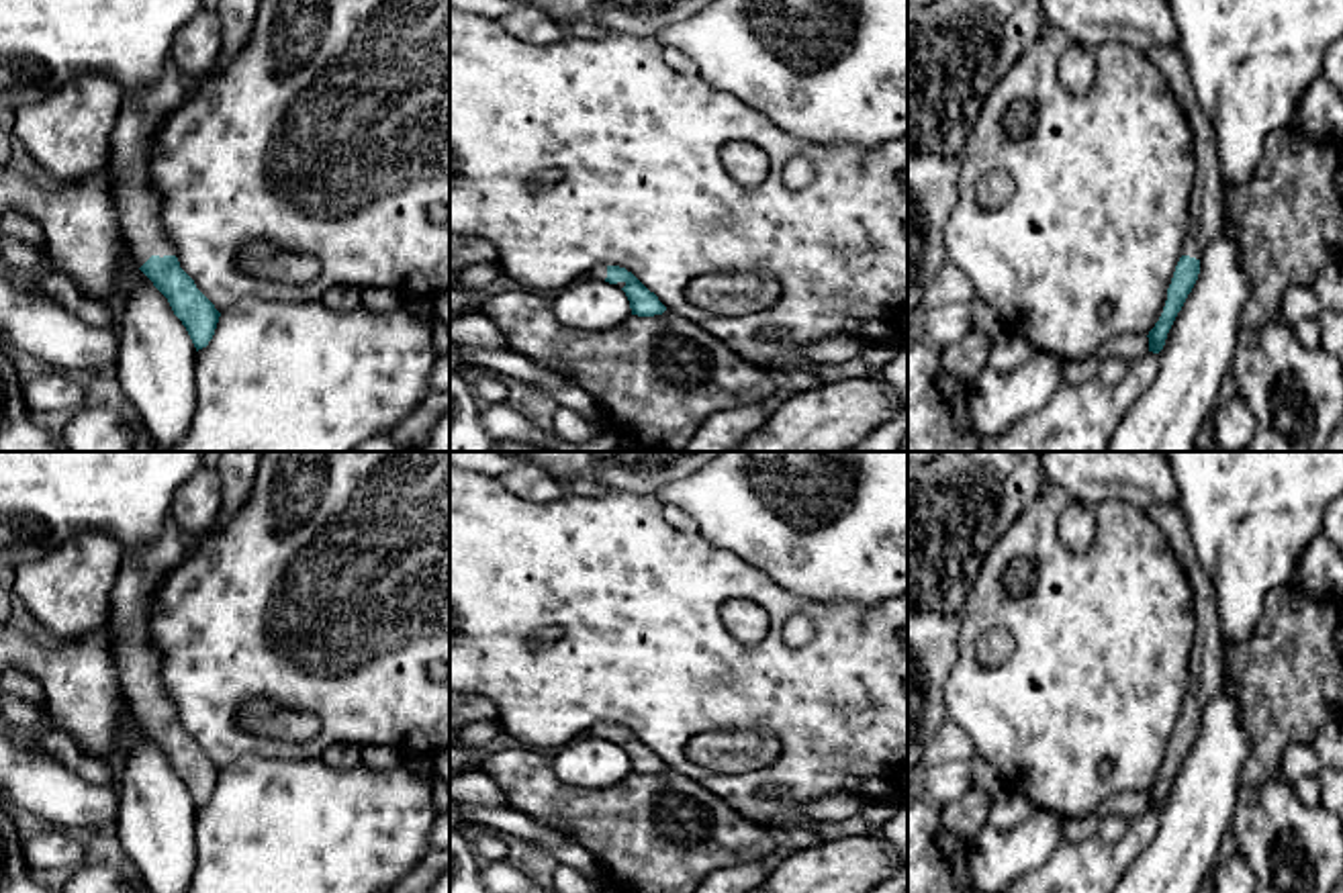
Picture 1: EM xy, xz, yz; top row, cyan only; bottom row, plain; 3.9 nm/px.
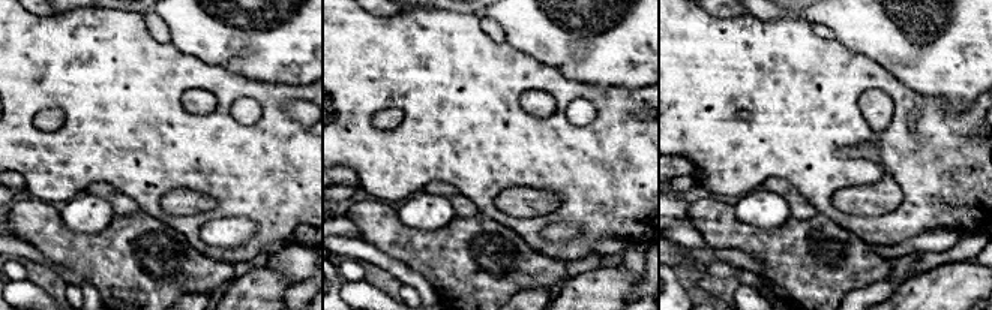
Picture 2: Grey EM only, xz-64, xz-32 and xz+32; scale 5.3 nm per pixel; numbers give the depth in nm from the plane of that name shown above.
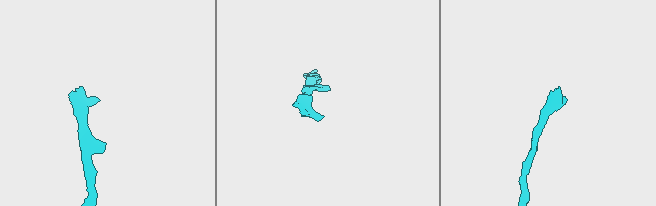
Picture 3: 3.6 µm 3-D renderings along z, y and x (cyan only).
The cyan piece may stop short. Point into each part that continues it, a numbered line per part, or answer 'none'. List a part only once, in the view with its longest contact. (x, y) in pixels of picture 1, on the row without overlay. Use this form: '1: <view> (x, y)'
1: xy (142, 573)

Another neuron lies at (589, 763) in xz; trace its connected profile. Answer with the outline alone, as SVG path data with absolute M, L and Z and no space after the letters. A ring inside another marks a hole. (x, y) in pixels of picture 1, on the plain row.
M581 736L552 756L556 777L572 787L601 791L632 772L630 758L617 742Z

